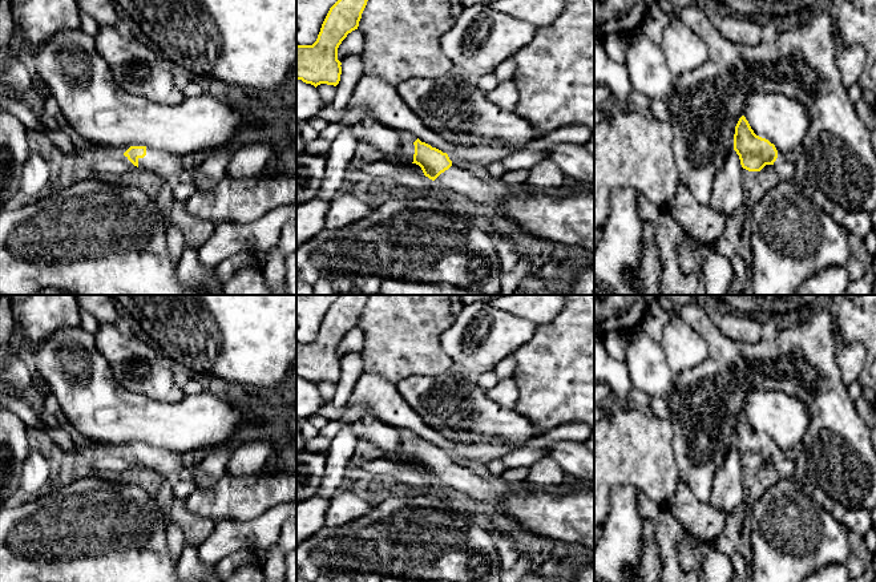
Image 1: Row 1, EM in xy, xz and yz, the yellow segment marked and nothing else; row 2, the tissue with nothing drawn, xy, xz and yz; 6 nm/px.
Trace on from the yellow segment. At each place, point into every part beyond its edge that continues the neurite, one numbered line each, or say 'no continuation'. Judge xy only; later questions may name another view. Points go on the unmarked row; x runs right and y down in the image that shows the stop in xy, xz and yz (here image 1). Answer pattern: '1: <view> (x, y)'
1: xy (162, 461)

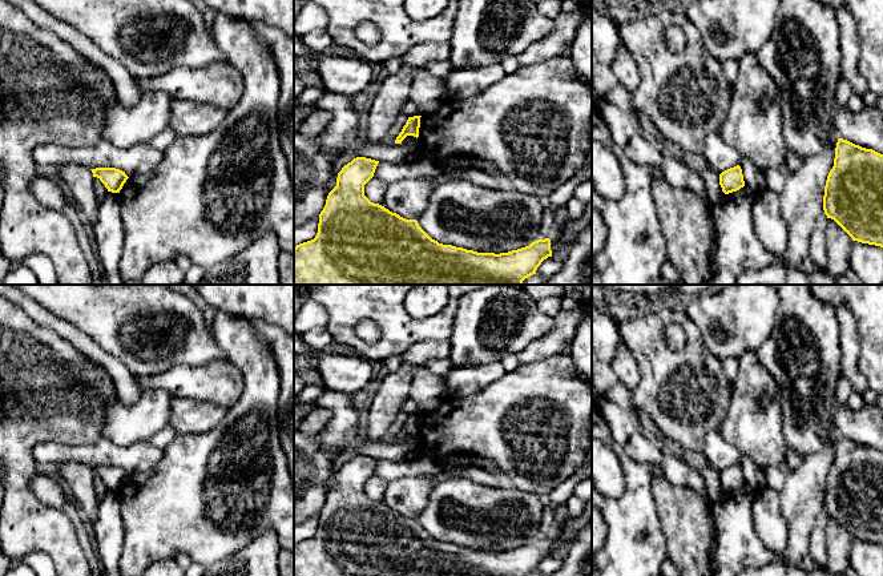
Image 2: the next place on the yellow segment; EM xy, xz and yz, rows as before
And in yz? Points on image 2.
no continuation

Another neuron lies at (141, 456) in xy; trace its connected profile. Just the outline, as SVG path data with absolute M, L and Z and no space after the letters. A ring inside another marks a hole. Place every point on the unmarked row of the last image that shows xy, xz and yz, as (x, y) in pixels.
M102 438L94 444L68 446L56 442L40 443L33 448L37 464L82 463L89 467L116 466L128 475L148 474L162 459L164 450L149 442L136 442L126 447Z

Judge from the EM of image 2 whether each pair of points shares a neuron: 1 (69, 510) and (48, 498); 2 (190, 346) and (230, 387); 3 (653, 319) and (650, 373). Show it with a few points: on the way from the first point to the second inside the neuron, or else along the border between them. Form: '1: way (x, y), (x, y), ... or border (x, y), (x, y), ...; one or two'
1: way (64, 504), (53, 498); one
2: border (226, 359), (176, 366); two
3: way (650, 333), (650, 359); one

